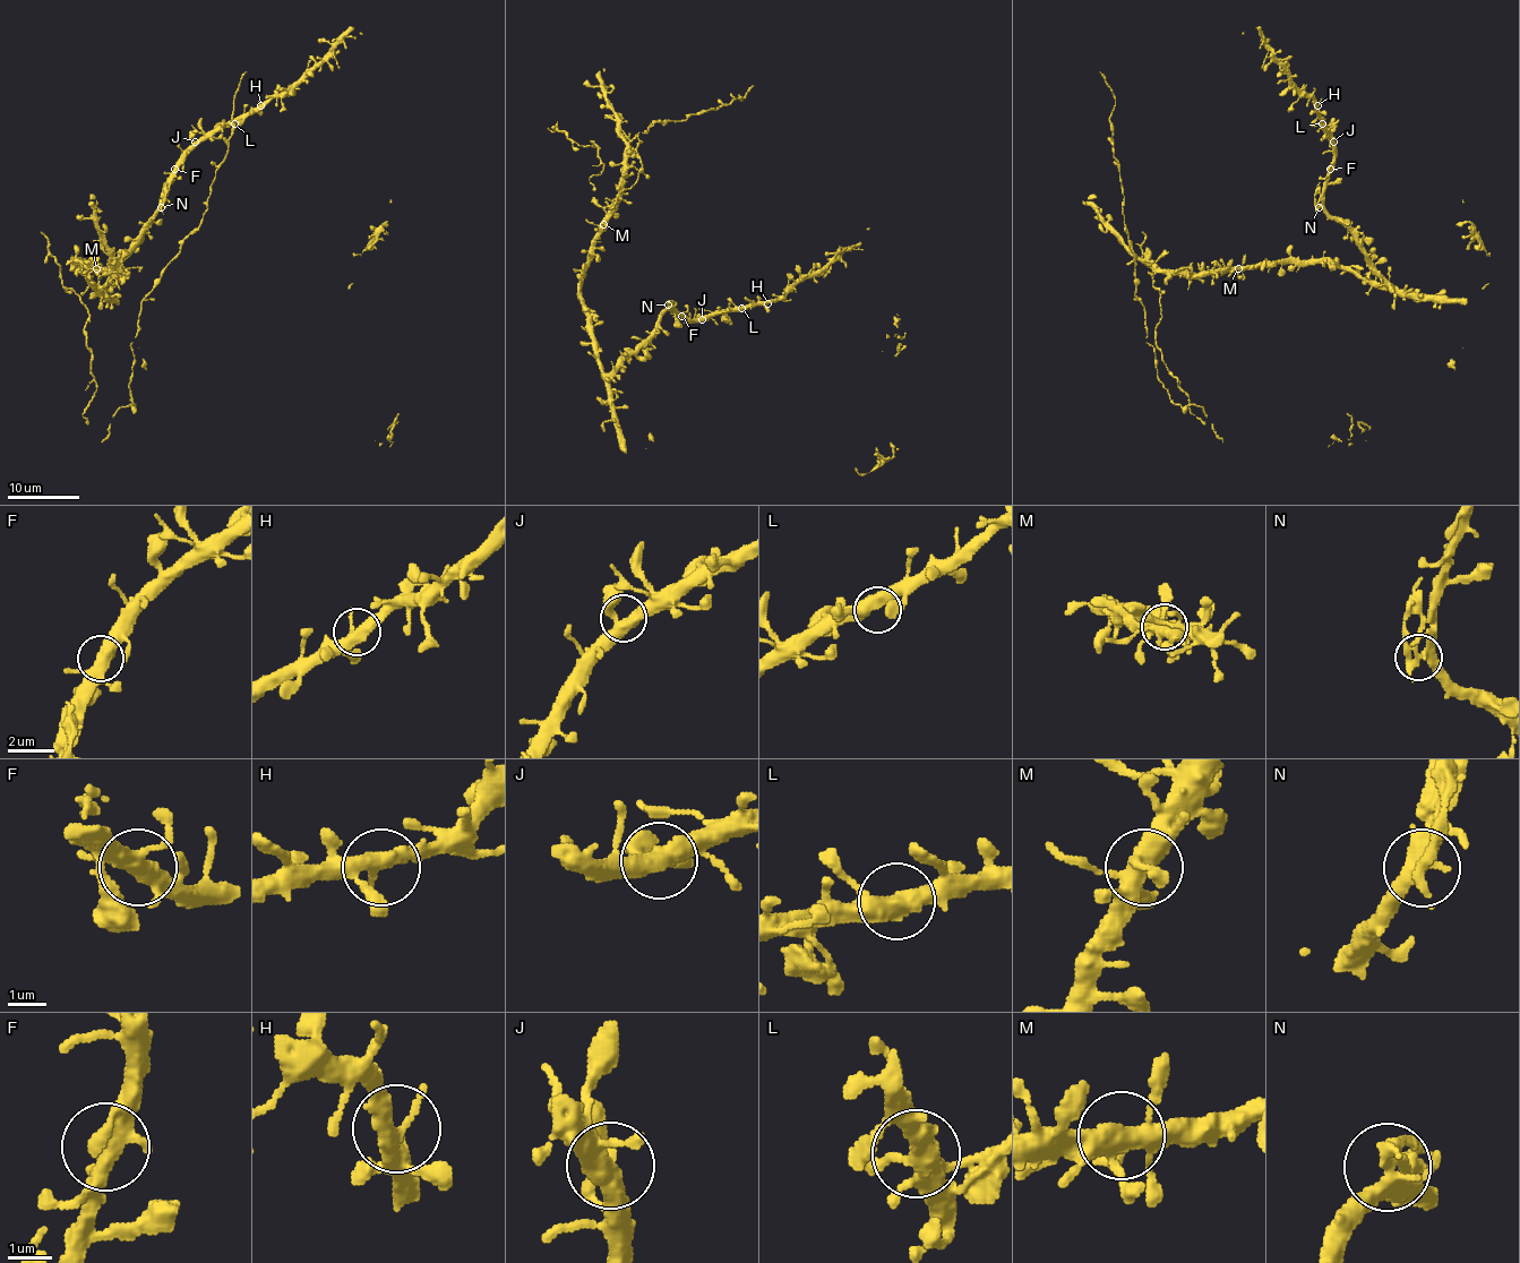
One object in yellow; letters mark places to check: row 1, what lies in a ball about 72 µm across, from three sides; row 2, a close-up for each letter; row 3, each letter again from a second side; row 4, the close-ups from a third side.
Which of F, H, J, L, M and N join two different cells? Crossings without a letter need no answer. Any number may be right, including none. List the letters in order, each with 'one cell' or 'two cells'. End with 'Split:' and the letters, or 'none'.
F: one cell
H: one cell
J: one cell
L: one cell
M: one cell
N: two cells
Split: N

